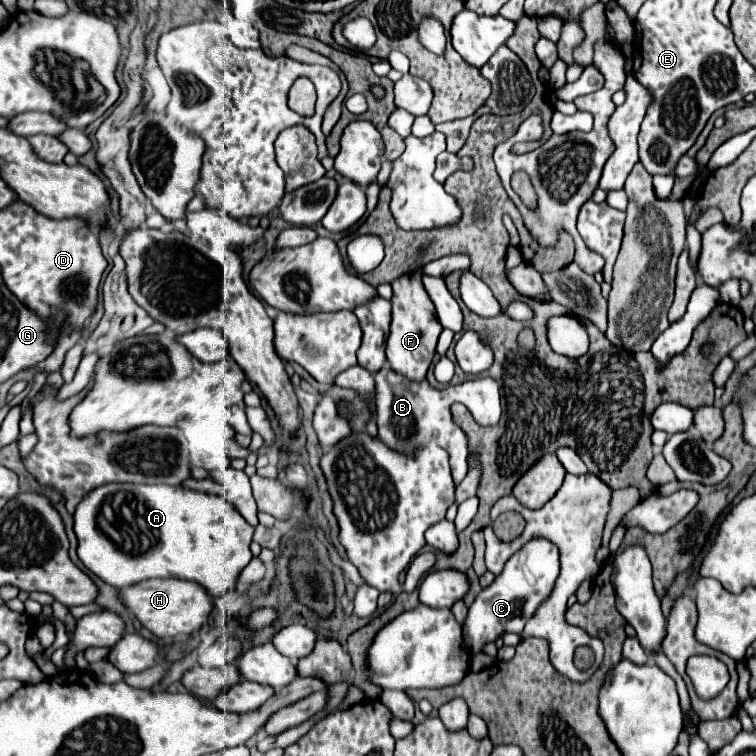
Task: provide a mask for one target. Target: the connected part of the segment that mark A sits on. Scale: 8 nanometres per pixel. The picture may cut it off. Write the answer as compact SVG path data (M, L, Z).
M106 484L100 486L76 506L74 532L78 538L78 558L102 582L124 588L148 578L192 580L206 588L214 598L226 596L236 588L242 568L252 560L252 526L222 496L192 492L184 486L166 484Z

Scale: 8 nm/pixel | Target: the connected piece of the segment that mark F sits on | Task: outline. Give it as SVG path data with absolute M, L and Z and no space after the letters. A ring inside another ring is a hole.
M422 268L412 274L404 274L392 282L392 322L386 346L386 358L392 370L408 376L410 380L424 380L426 370L436 354L436 342L442 332L442 326L436 318L434 304L422 284Z

